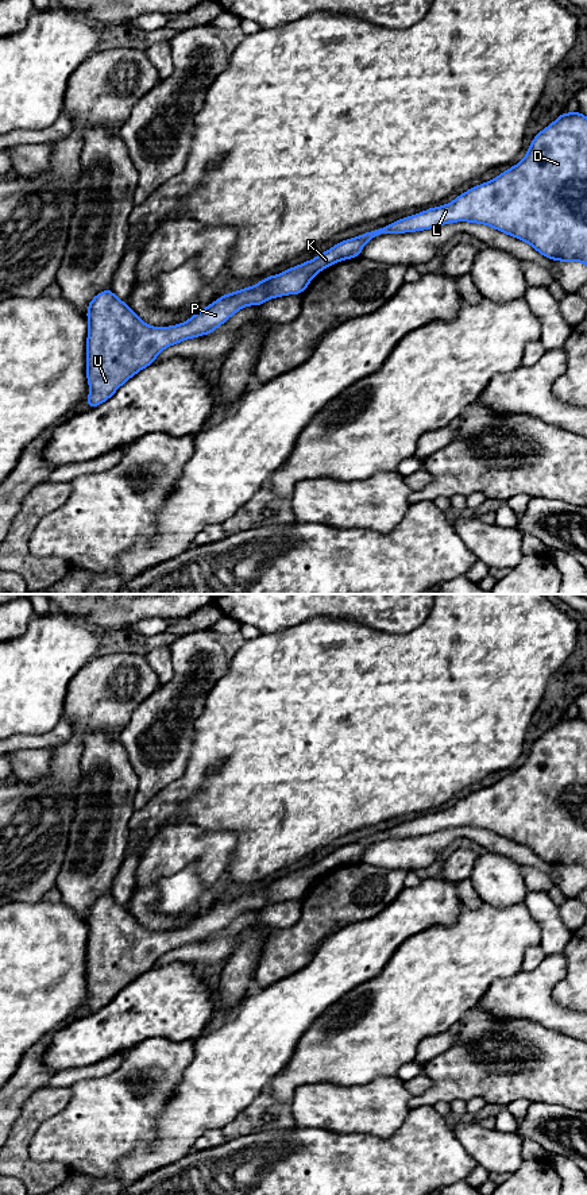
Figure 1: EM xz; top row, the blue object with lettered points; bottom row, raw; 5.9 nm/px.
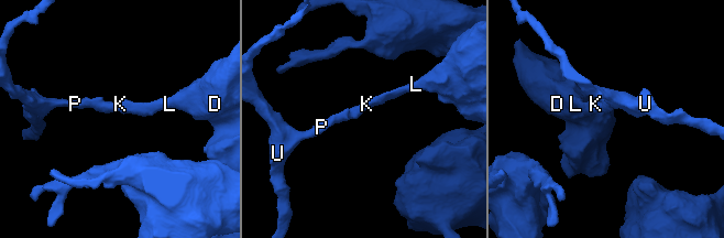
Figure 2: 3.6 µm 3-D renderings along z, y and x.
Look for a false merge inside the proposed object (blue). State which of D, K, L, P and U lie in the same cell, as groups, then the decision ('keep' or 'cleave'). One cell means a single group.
D K L / P U; cleave

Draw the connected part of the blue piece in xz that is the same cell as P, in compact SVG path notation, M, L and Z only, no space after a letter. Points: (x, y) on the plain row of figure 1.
M270 882L256 890L221 901L186 928L157 933L142 926L130 910L105 894L88 909L86 983L90 998L86 1013L96 1013L157 960L179 947L215 937L247 910L267 905Z

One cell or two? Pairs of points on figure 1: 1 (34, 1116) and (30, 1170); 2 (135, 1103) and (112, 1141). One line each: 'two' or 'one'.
1: one
2: one

